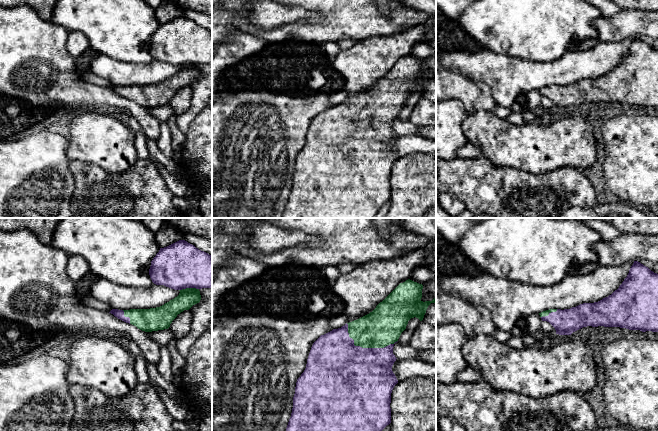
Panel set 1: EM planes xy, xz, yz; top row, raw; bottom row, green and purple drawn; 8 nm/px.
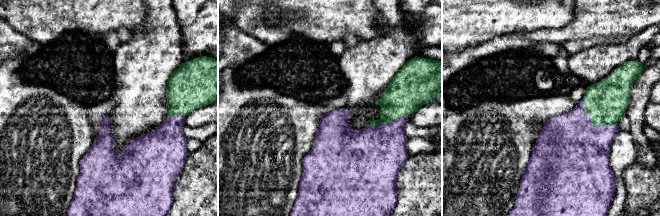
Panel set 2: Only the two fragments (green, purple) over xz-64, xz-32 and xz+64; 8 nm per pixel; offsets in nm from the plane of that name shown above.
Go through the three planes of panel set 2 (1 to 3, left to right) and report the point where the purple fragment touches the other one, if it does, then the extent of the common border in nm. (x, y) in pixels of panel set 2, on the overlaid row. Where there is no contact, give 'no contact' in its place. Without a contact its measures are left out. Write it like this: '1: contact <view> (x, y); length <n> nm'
1: contact xz-64 (176, 114); length 160 nm
2: contact xz-32 (388, 123); length 320 nm
3: contact xz+64 (592, 123); length 360 nm

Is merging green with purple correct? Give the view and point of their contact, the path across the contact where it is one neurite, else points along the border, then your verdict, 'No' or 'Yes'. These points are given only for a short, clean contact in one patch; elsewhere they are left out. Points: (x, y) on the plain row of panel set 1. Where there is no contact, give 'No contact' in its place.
Touches green at xz (365, 123). Yes

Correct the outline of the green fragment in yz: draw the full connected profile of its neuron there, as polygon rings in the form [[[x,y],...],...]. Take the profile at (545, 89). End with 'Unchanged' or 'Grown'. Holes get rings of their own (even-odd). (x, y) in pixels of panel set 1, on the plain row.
[[[634,37],[622,60],[608,73],[594,79],[583,79],[570,85],[549,85],[539,91],[542,97],[549,98],[559,111],[571,111],[587,102],[658,108],[658,50],[640,38]]]. Grown

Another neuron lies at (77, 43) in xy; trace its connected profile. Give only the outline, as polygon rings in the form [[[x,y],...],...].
[[[71,31],[68,34],[67,50],[77,58],[90,48],[90,43],[85,34],[80,31]]]

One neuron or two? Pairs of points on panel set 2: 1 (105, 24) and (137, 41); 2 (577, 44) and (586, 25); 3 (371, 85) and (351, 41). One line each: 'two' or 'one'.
1: two
2: two
3: two

